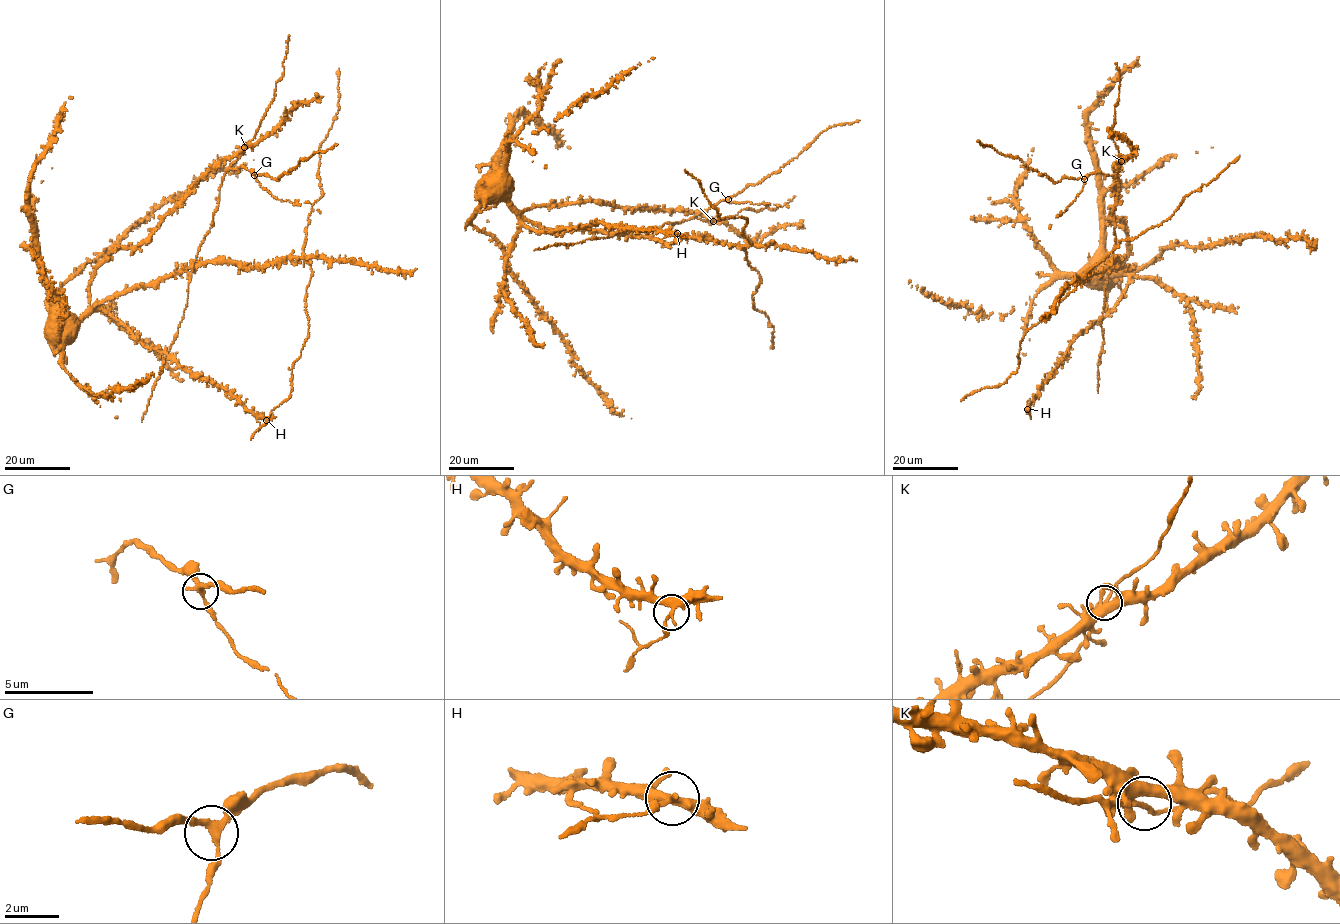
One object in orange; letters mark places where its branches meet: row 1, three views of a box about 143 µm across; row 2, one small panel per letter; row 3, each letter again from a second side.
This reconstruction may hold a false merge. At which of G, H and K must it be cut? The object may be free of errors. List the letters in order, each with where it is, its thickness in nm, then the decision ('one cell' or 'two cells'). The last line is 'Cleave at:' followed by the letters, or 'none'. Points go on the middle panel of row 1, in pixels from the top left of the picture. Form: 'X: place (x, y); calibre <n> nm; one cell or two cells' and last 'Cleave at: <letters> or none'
G: place (728, 199); calibre 280 nm; one cell
H: place (677, 233); calibre 280 nm; two cells
K: place (713, 221); calibre 280 nm; one cell
Cleave at: H

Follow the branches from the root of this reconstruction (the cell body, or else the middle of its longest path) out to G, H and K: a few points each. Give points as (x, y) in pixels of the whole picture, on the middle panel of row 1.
G: (499, 181), (506, 186), (510, 207), (557, 231), (623, 234), (658, 229), (728, 199)
H: (499, 181), (506, 186), (509, 206), (525, 225), (535, 230), (548, 233), (600, 223), (627, 229), (677, 233)
K: (499, 181), (506, 186), (511, 207), (521, 212), (533, 206), (593, 200), (627, 208), (686, 210), (713, 221)

